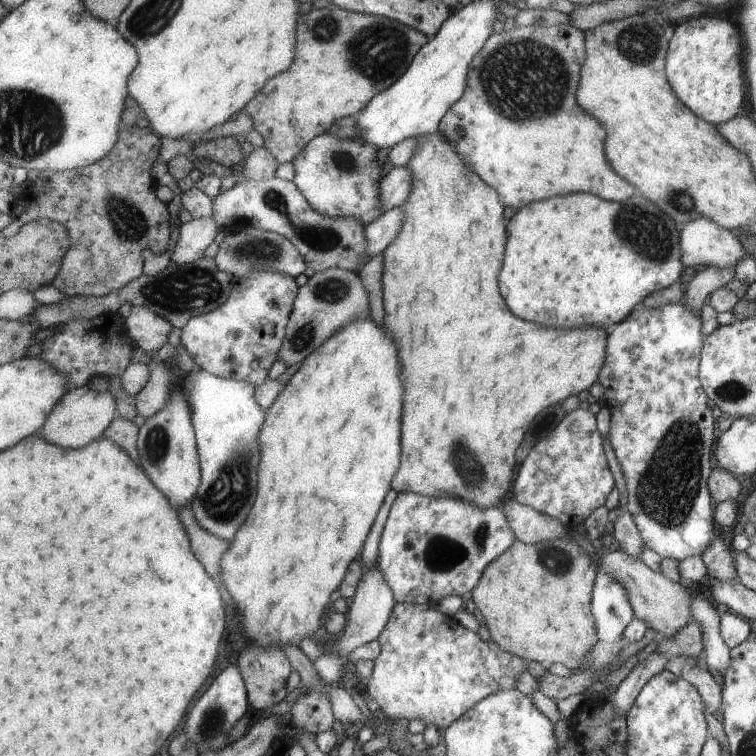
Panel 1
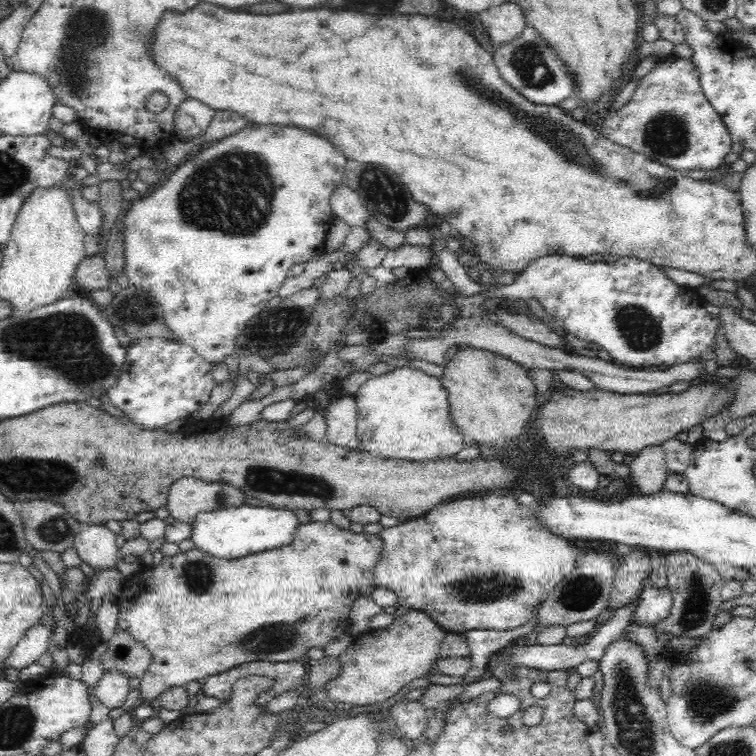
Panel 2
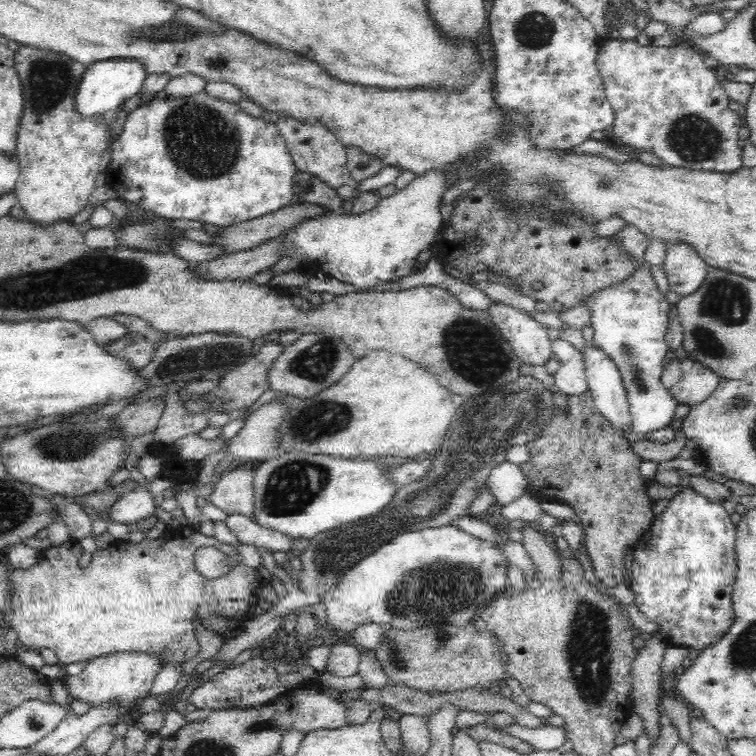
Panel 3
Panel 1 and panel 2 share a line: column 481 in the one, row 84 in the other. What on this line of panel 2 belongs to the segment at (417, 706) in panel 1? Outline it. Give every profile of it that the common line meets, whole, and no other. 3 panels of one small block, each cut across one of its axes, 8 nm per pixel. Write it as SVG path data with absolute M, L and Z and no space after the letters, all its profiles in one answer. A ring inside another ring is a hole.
M668 58L666 62L656 64L652 72L639 82L626 106L615 111L609 109L597 119L602 137L683 173L690 170L714 170L724 164L724 157L731 152L732 138L719 114L705 98L699 82L699 72L692 60Z

